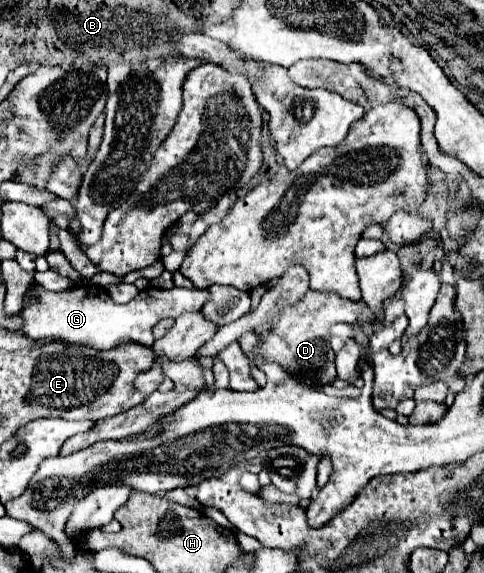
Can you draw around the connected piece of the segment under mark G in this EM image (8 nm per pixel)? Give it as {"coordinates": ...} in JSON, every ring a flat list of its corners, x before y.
{"coordinates":[[35,283,35,285,29,285,29,289,25,291,25,297,23,297,23,309,19,313,23,319,23,325,19,327,19,333,23,333,25,337,31,337,33,341,51,339,51,341,85,345,85,347,93,347,93,349,111,349,123,341,135,341,135,343,151,347,155,341,151,329,155,327,157,321,161,321,165,317,177,317,185,311,199,311,203,307,203,303,207,301,207,297,209,297,209,291,205,291,205,289,201,291,201,289,173,287,173,289,165,291,165,289,157,289,157,287,147,287,147,289,139,291,139,295,133,301,129,301,125,305,117,305,107,297,107,291,97,285,79,285,79,287,65,289,65,291,49,291,43,285]]}

